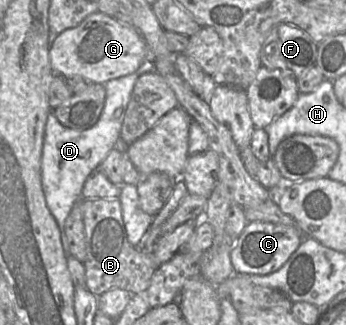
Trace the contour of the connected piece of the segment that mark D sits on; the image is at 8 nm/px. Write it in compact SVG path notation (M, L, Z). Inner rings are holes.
M148 54L147 59L143 61L141 66L132 74L111 79L104 84L106 89L106 99L102 113L94 126L85 130L76 130L62 125L54 112L51 111L46 122L44 143L42 150L42 186L46 198L47 206L54 216L61 232L61 240L63 236L63 225L70 214L74 204L82 199L81 193L83 186L90 173L100 167L109 152L115 147L116 143L121 139L121 129L128 103L131 98L137 79L144 73L154 71L154 56Z

